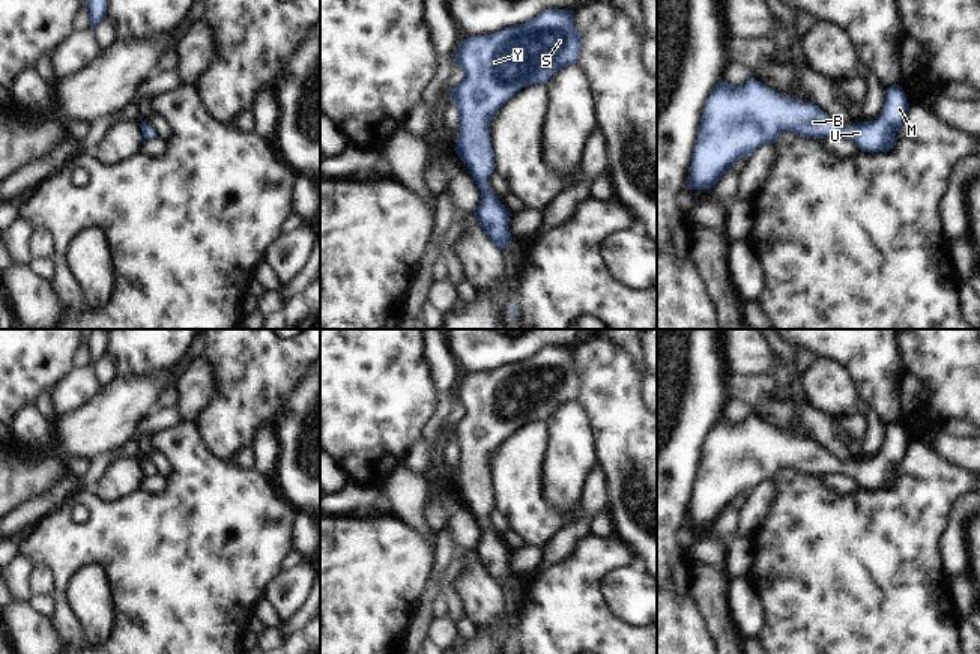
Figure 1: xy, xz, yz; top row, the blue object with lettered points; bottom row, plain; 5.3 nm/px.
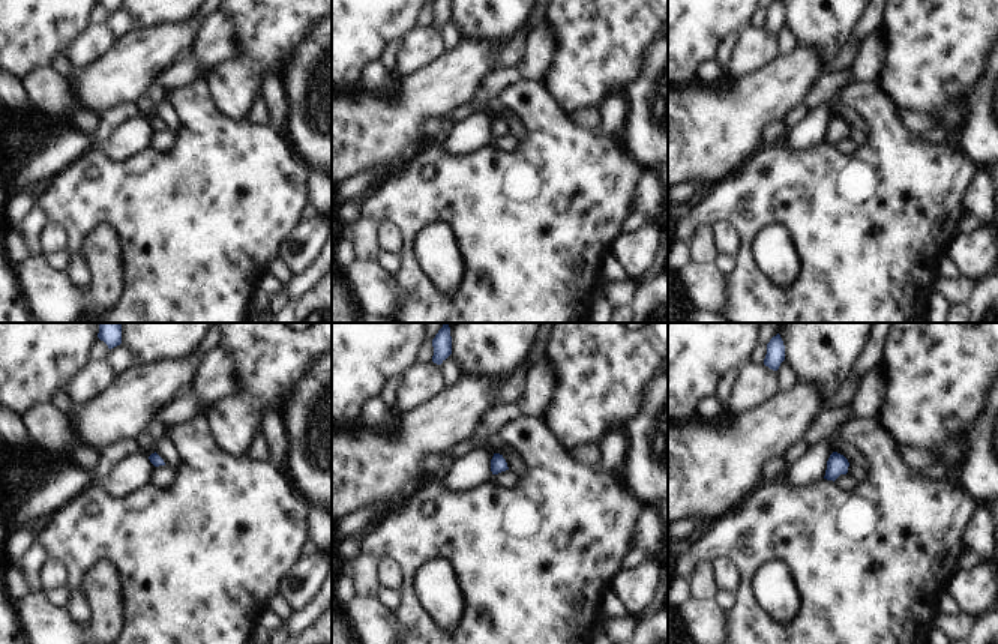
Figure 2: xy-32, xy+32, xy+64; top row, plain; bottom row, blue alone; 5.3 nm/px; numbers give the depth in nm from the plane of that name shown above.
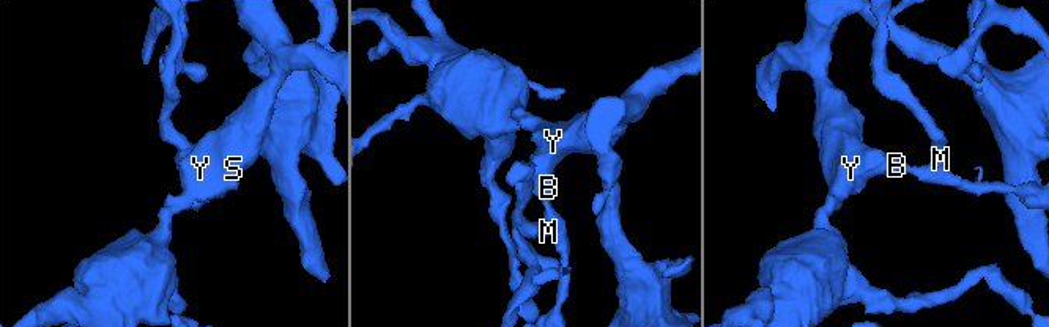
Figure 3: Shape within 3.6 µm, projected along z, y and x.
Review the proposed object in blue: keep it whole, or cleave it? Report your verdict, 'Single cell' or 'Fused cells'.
Single cell

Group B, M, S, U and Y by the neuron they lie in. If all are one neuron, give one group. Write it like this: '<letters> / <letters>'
B M S U Y

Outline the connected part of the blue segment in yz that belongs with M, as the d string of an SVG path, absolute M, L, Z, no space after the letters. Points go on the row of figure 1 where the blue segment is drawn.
M750 78L746 84L732 86L721 80L711 92L703 107L697 143L691 155L688 170L688 189L705 189L715 186L718 179L732 168L737 159L749 158L762 144L773 144L786 132L800 134L807 138L830 138L845 135L852 140L861 152L888 152L896 144L896 132L909 111L909 104L899 84L885 90L885 104L875 120L854 123L842 128L830 119L813 101L801 102L785 98L761 81Z

